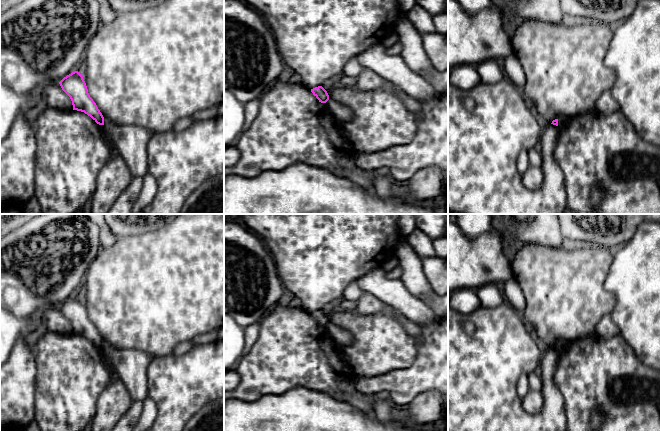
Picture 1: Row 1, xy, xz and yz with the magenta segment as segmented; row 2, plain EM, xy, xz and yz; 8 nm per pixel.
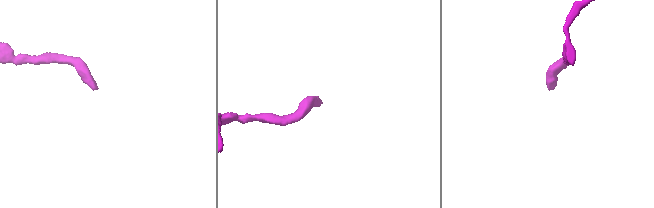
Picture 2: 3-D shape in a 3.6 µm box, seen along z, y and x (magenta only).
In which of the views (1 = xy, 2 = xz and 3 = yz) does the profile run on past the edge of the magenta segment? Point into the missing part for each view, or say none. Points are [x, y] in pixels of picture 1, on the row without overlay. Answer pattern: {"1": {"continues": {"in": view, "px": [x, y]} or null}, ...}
{"1": {"continues": null}, "2": {"continues": null}, "3": {"continues": null}}

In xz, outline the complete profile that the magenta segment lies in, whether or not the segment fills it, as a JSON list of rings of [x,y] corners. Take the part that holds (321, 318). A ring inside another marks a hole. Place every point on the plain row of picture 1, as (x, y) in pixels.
[[[322,310],[311,313],[311,316],[321,327],[326,327],[329,324],[329,319]]]

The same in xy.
[[[74,295],[59,306],[62,314],[70,321],[73,334],[90,340],[97,348],[104,349],[104,341],[90,321],[86,307],[80,296]]]

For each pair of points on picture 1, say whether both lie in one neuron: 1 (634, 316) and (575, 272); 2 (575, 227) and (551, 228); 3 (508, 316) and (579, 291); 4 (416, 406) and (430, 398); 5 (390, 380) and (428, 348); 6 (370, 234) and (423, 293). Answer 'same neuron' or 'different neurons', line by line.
1: different neurons
2: different neurons
3: different neurons
4: same neuron
5: same neuron
6: different neurons

